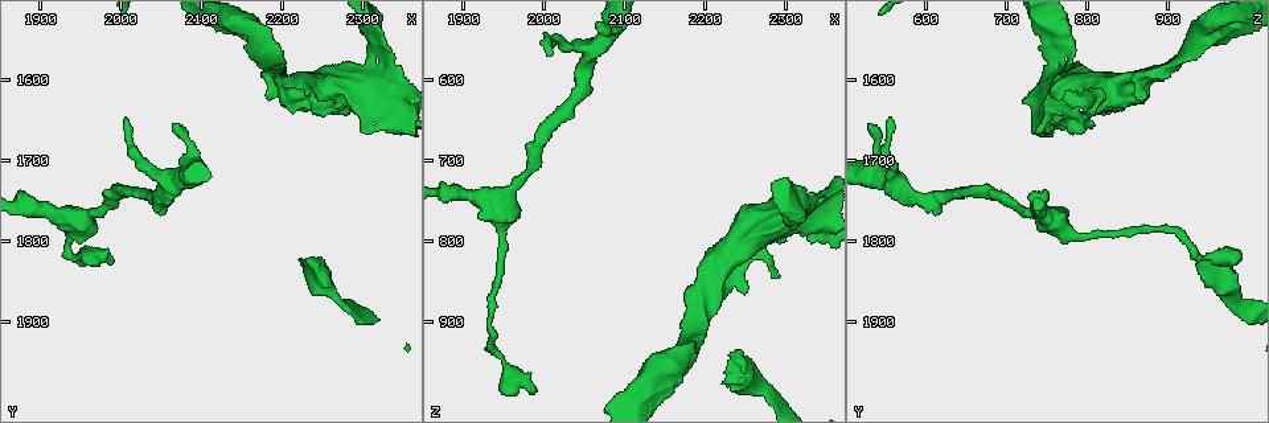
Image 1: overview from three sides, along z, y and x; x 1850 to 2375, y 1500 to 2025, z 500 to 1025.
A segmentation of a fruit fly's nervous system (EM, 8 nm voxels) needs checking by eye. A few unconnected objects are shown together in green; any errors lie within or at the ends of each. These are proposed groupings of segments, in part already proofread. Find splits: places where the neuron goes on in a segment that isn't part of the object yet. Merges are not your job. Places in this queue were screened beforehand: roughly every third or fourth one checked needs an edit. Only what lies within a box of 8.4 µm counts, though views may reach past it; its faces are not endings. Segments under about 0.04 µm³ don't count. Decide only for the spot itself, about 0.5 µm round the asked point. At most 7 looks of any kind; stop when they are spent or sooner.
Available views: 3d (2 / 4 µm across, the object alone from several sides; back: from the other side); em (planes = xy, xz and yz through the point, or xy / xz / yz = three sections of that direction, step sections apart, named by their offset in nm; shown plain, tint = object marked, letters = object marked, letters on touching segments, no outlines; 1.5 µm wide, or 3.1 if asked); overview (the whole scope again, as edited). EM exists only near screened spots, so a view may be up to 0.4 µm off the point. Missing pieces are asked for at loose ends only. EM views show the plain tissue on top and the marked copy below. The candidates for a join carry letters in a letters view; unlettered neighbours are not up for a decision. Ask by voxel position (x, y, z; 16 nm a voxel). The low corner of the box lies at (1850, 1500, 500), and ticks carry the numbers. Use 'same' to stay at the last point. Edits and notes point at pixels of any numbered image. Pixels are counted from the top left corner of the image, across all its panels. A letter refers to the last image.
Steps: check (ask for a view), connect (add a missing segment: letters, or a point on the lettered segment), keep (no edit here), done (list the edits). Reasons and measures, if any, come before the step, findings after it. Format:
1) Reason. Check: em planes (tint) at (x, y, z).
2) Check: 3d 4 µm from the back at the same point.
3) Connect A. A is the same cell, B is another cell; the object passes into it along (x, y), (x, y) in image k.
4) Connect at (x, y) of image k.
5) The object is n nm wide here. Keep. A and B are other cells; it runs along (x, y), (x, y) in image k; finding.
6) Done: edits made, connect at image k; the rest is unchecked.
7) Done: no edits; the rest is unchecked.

An open end. Check: 3d 4 µm at (2000, 1650, 555).

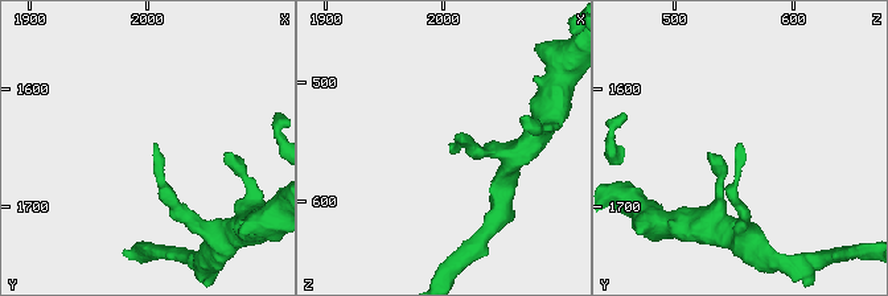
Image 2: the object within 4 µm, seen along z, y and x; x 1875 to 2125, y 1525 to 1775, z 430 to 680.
Check: em xy step 8 (tint) at (2006, 1648, 554).

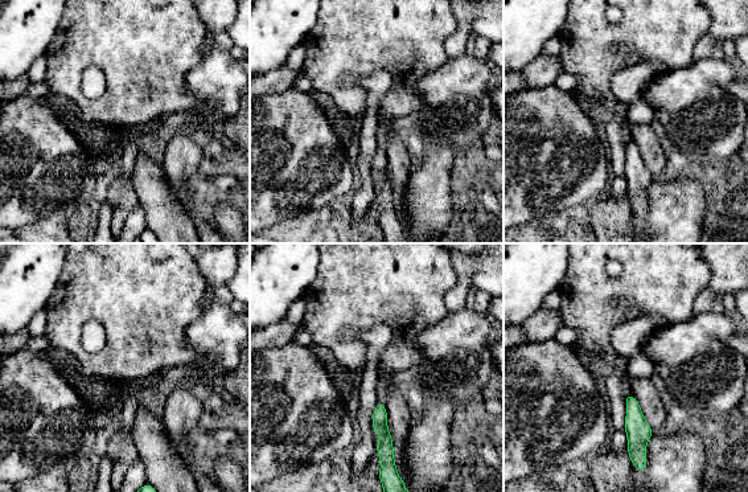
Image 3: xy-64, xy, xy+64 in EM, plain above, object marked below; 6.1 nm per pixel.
Check: em planes (letters) at the same point.

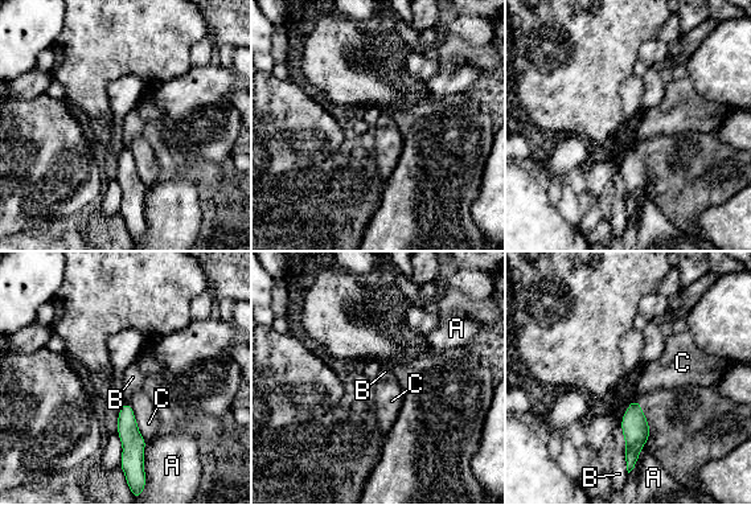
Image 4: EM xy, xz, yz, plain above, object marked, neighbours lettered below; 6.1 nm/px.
The object is 130 nm wide here. Keep. A, B and C are other cells; a border runs along (619, 425), (628, 472) in image 4; no lettered segment goes on from it.

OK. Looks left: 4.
Free end. Check: 3d 4 µm from the back at (2185, 1620, 875).

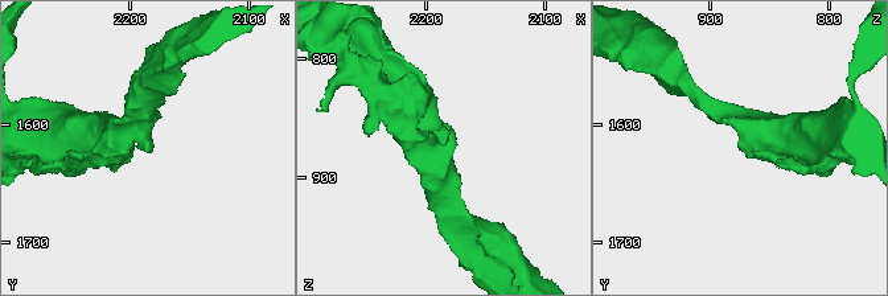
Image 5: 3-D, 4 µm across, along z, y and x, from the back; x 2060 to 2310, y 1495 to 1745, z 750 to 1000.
Check: em planes (letters) at (2184, 1620, 872).

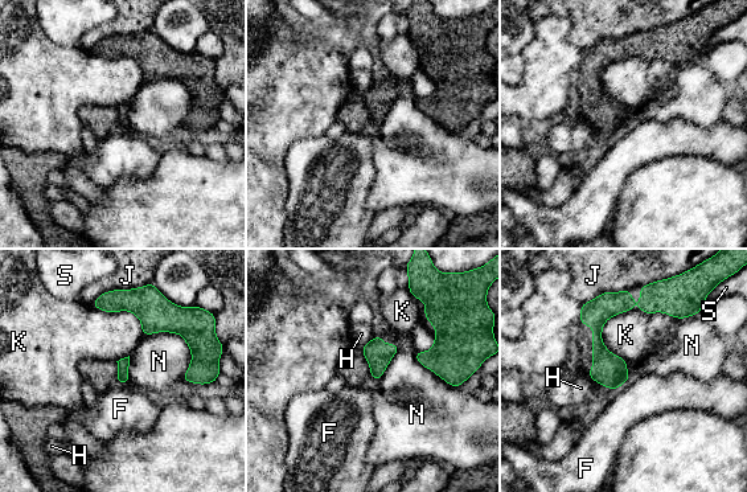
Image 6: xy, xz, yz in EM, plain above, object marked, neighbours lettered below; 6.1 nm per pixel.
Keep. F, H, J, K, N and S are other cells; it runs along (620, 296), (596, 320), (611, 385) in image 6; no lettered segment goes on from it.

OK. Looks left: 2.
Branch stops here. Check: em xz step 8 (letters) at (1990, 1825, 985).

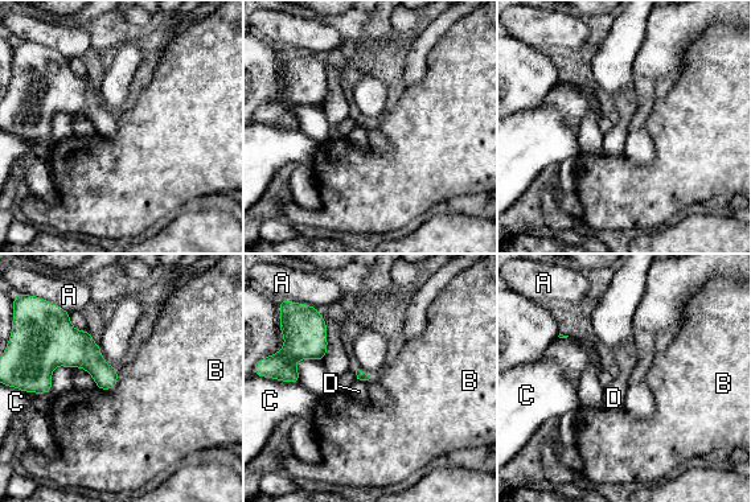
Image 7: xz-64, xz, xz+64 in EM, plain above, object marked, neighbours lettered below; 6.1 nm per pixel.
Check: em planes (letters) at the same point.

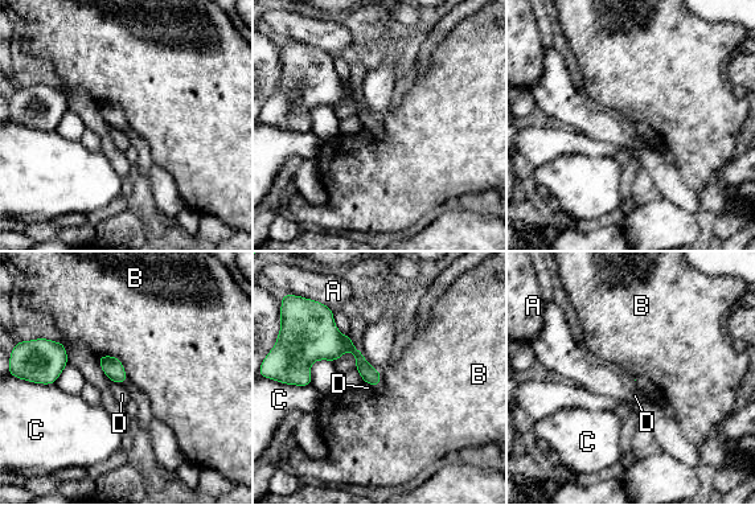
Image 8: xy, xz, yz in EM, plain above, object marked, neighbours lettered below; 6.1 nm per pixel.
Keep. A, B, C and D are other cells; a border runs along (98, 356), (115, 356), (128, 380) in image 8; none of them fits.

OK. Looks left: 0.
Done: no edits; the rest is unchecked.

